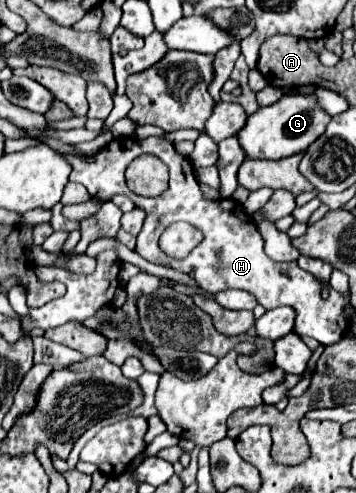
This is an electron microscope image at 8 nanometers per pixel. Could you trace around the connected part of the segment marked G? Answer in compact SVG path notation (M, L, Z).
M282 96L276 104L258 108L254 114L248 116L244 128L236 134L240 140L242 150L246 152L246 158L252 160L280 160L280 158L266 158L266 156L294 156L304 152L316 136L324 132L328 126L330 116L322 112L322 108L312 100L312 96Z

